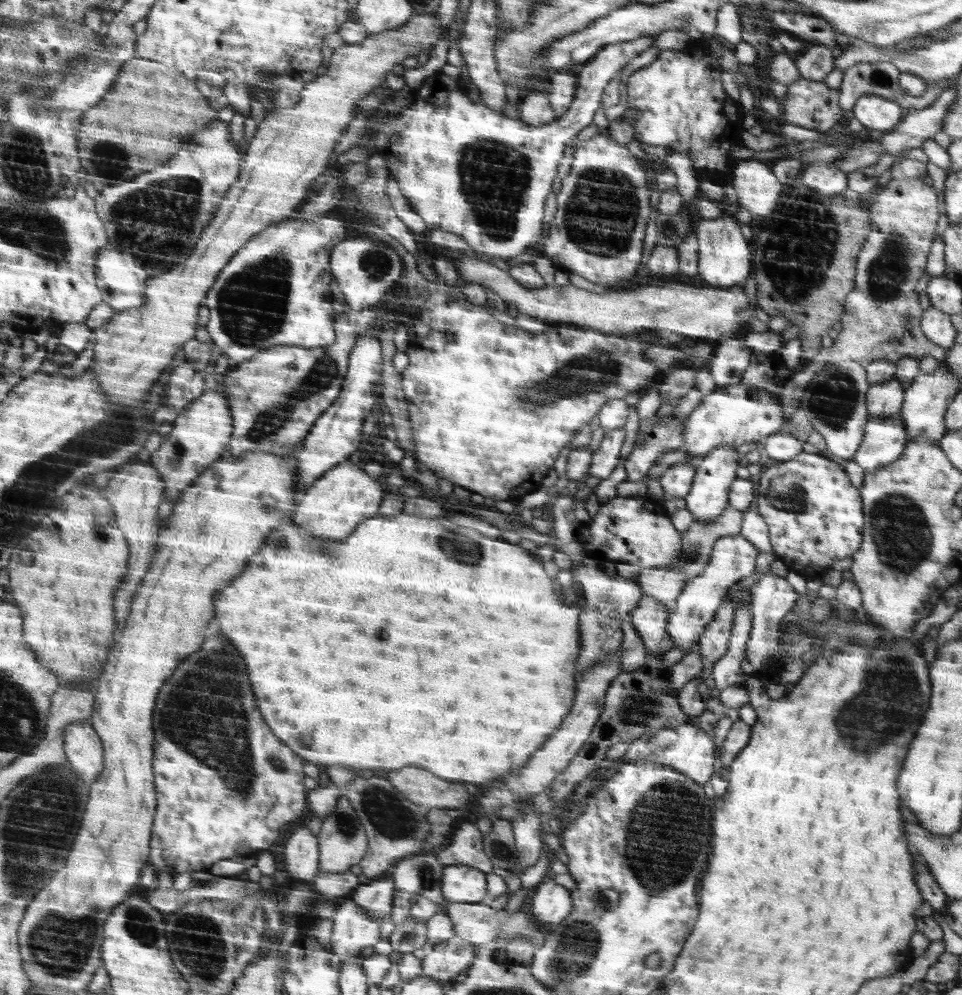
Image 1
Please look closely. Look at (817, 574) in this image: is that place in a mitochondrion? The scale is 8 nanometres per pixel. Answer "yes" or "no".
no

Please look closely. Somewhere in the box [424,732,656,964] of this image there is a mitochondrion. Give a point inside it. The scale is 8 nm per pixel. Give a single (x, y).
(499, 848)

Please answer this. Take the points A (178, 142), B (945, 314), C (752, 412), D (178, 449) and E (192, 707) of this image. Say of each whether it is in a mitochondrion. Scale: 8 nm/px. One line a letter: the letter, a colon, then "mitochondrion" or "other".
A: other
B: other
C: other
D: mitochondrion
E: mitochondrion

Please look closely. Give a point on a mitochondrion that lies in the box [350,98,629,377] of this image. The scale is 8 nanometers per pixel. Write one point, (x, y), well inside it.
(495, 176)

